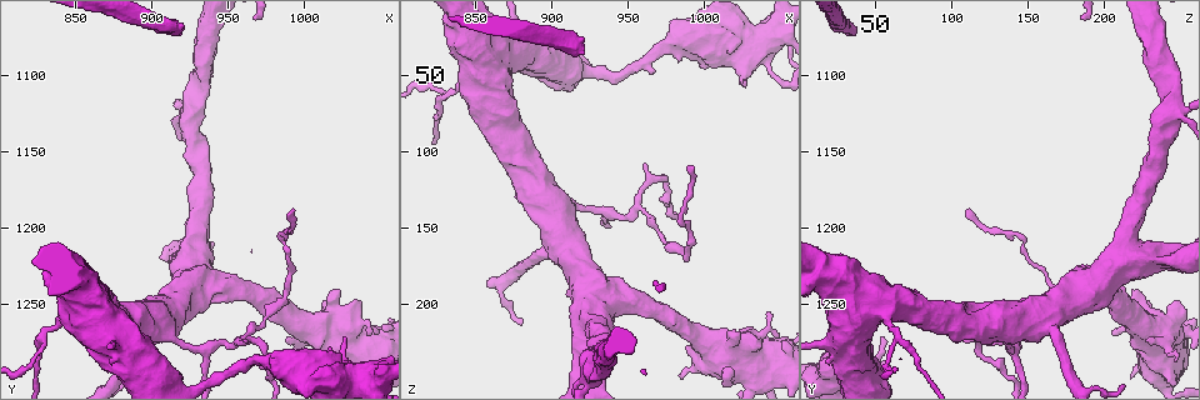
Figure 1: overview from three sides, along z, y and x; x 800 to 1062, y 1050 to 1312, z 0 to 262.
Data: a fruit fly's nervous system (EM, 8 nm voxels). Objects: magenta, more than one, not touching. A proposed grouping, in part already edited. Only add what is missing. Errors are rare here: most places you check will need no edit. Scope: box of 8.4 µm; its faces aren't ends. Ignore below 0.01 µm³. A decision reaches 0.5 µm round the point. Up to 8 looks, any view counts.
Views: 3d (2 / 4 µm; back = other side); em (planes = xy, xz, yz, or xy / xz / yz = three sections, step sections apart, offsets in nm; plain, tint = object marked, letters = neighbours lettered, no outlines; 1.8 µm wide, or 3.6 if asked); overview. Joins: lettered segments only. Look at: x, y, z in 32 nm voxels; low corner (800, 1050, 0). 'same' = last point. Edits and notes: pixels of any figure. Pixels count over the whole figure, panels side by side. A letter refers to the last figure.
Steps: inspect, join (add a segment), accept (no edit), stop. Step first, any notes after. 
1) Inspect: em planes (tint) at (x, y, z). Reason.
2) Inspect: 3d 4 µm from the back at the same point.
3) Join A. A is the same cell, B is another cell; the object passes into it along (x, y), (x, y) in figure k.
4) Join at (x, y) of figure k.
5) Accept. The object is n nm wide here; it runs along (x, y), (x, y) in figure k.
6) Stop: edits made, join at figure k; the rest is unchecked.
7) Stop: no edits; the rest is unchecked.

Inspect: 3d 2 µm at (1024, 1240, 218). Thick end.

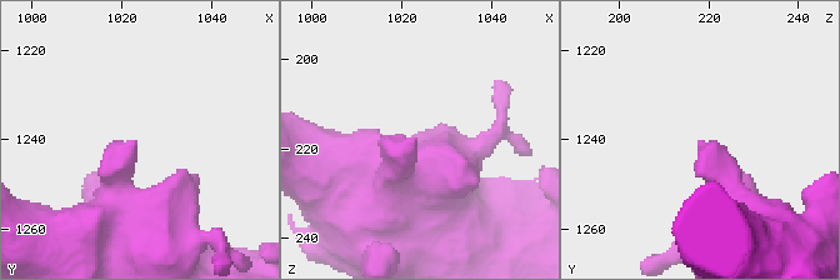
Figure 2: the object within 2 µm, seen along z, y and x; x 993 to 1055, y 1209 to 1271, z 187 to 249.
Inspect: em xz step 4 (letters) at (1023, 1240, 218).

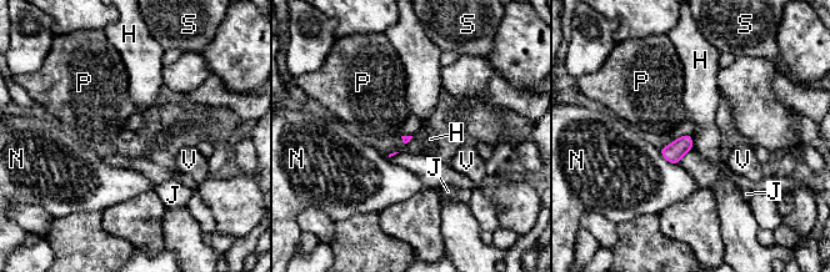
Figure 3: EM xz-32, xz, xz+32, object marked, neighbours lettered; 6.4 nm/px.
Accept. H, J, N, P, S and V are other cells; a border runs along (691, 135), (693, 144) in figure 3; no lettered segment goes on from it.

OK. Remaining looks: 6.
Inspect: 3d 2 µm at (992, 1188, 108). Thin end.

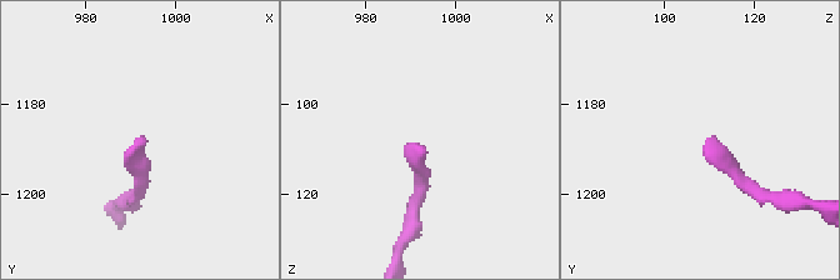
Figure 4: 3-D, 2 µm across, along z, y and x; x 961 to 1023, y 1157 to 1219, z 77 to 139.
Inspect: em planes (letters) at (991, 1188, 109). Need the tissue.

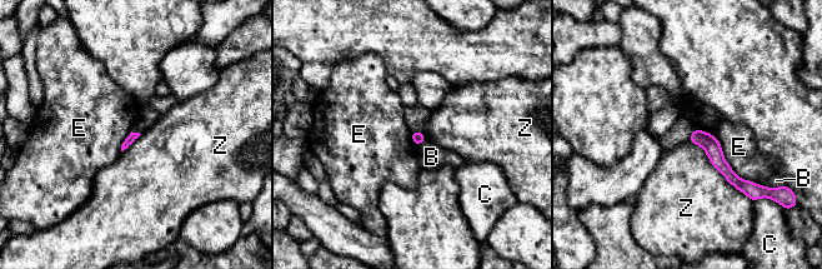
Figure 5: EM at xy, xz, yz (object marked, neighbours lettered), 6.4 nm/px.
Accept. The longest contact is with E, 550 nm; B, C, E and Z are other cells; a border runs along (695, 128), (760, 185) in figure 5; no lettered segment goes on from it.

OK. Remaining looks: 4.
Inspect: em planes (letters) at (1028, 1272, 52). Branch stops here.

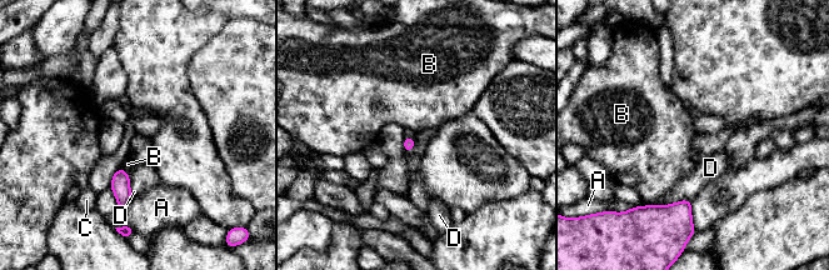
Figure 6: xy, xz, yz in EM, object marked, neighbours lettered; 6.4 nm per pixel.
Accept. A, B, C and D are other cells; none of them fits.

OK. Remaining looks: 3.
Inspect: em planes (tint) at (922, 1066, 36). Free end.

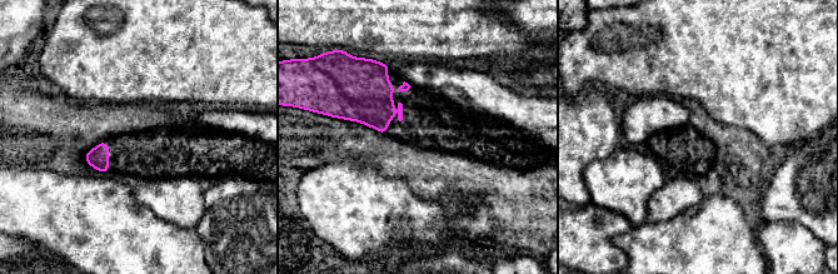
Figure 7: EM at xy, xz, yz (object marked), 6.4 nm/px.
Inspect: em planes (letters) at the same point. What lies round it.

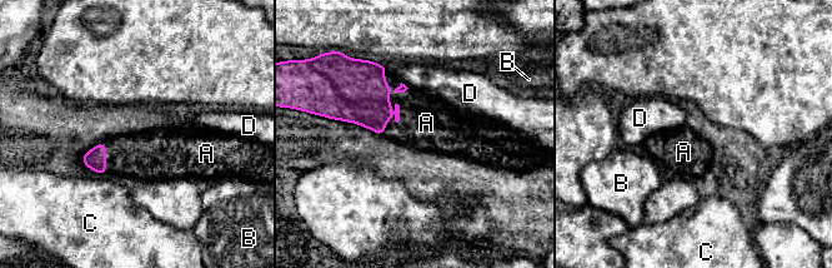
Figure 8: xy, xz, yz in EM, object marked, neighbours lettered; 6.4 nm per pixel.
Join A. The longest contact is with A, 440 nm; A is the same cell, B, C and D are other cells; the object passes into it along (354, 90), (389, 100), (422, 119) in figure 8; the neuron continues.

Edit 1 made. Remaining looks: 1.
Stop: edits made, join at figure 8; the rest is unchecked.

